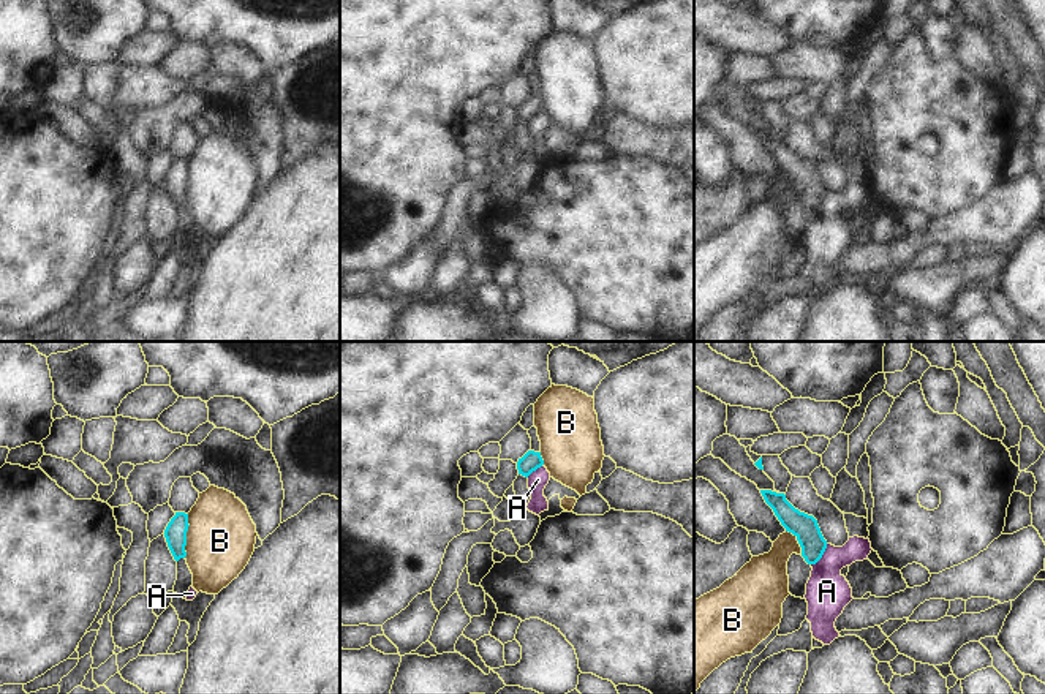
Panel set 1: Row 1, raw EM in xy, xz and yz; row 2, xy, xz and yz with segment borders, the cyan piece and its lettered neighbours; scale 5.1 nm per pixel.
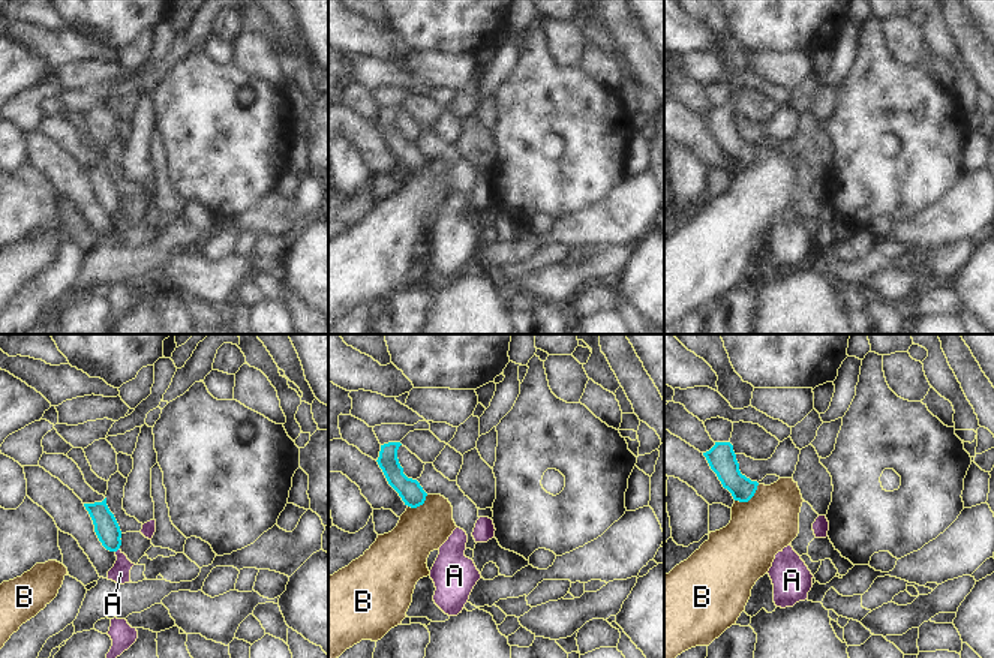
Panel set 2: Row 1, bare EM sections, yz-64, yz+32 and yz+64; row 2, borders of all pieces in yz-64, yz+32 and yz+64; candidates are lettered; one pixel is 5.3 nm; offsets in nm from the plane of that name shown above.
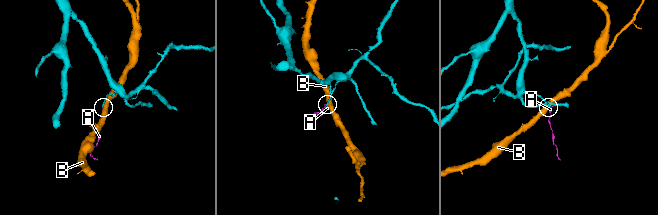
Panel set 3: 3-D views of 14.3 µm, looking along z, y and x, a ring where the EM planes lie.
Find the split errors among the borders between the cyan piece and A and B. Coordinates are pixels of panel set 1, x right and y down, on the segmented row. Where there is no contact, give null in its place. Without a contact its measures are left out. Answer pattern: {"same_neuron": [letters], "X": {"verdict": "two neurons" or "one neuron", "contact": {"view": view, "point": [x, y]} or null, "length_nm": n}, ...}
{"same_neuron": [], "A": {"verdict": "two neurons", "contact": {"view": "yz", "point": [822, 554]}, "length_nm": 140}, "B": {"verdict": "two neurons", "contact": {"view": "xy", "point": [185, 536]}, "length_nm": 220}}

